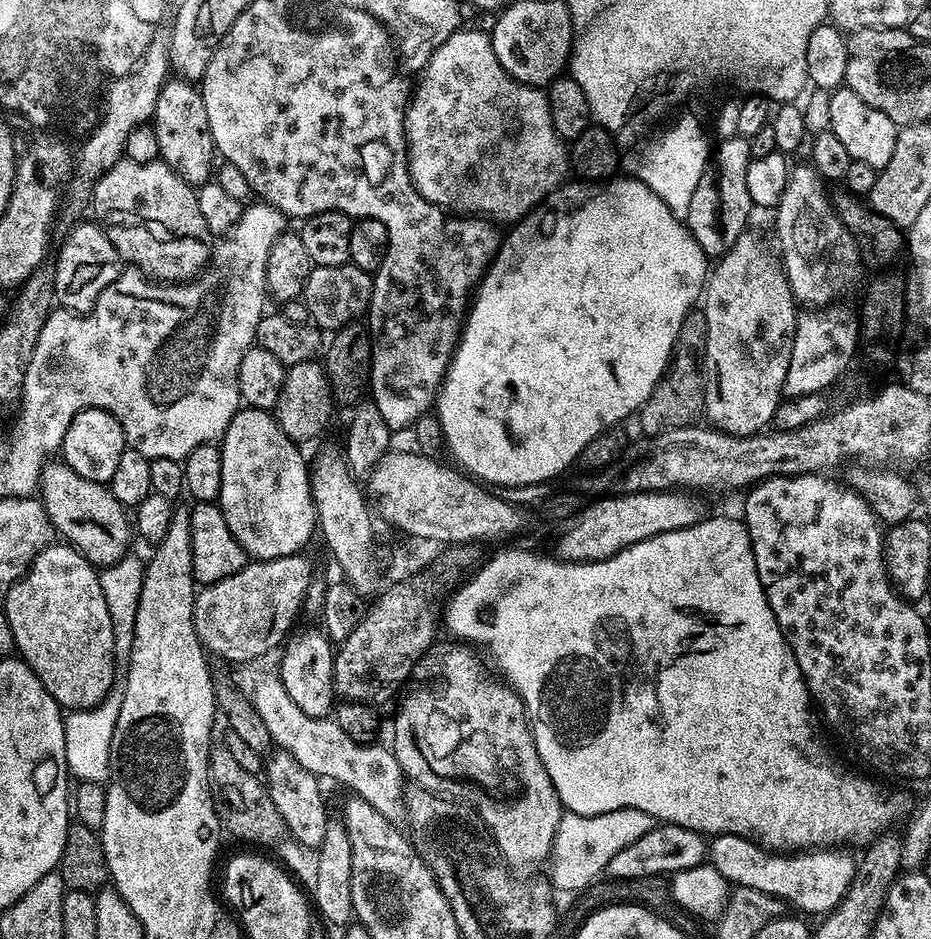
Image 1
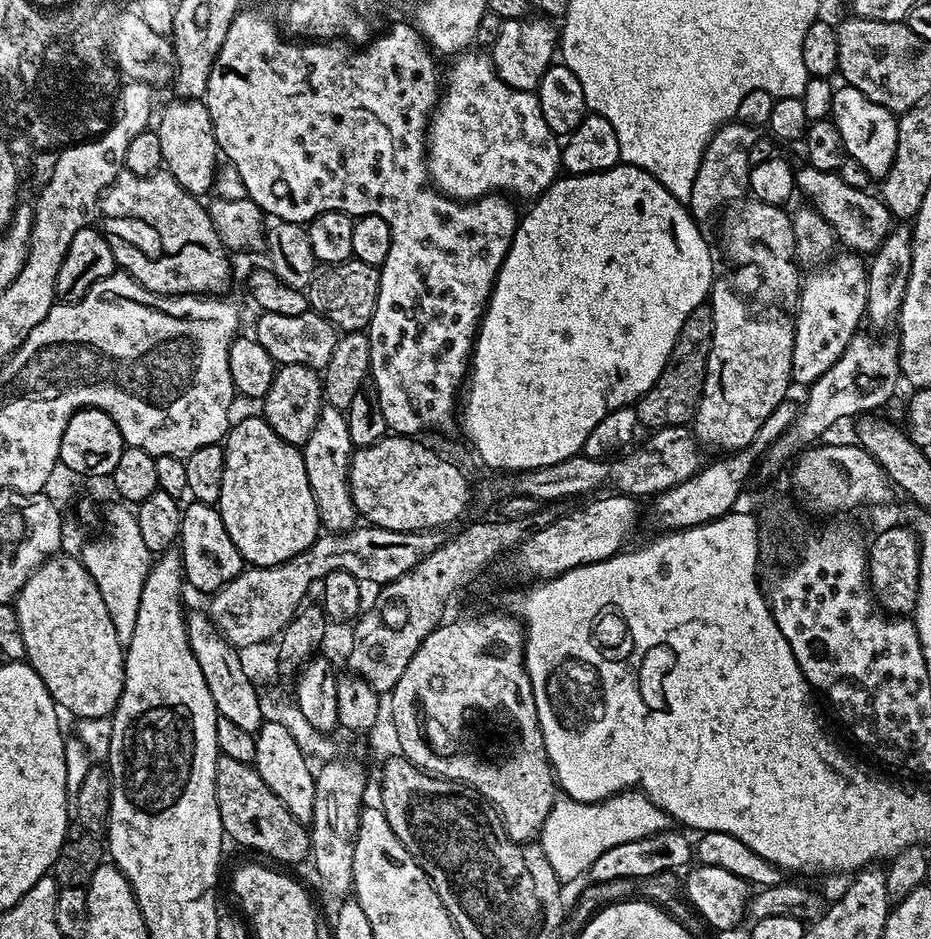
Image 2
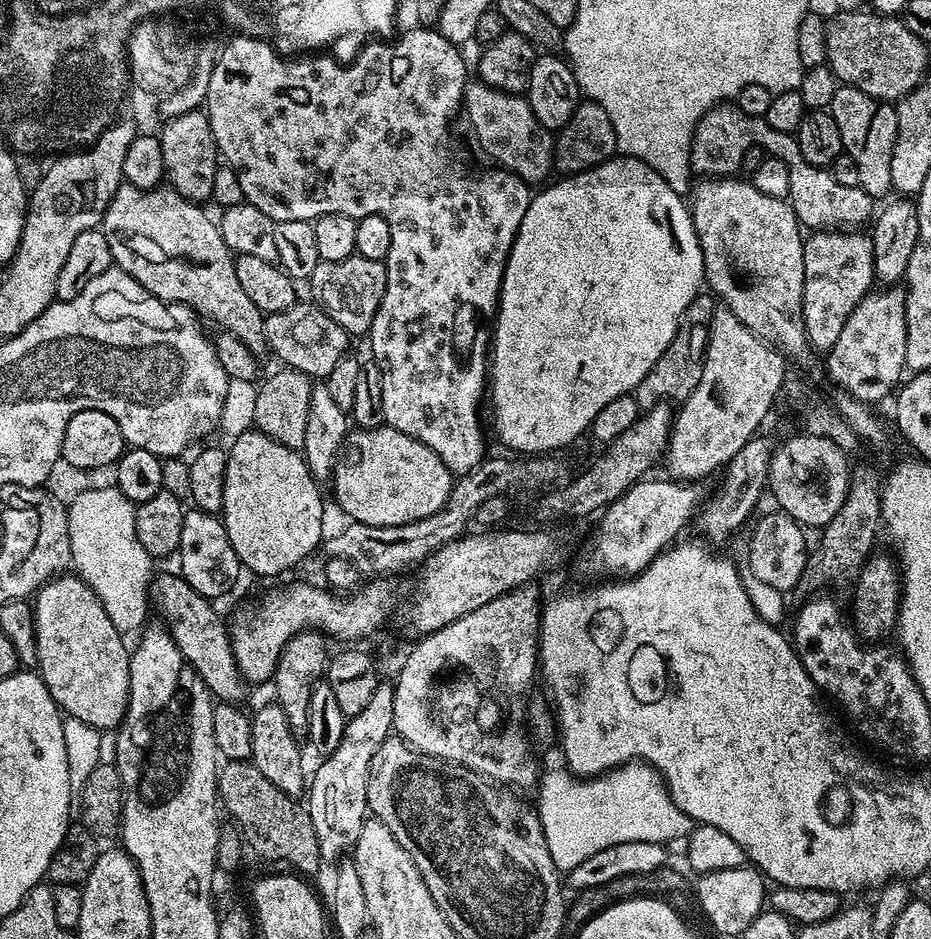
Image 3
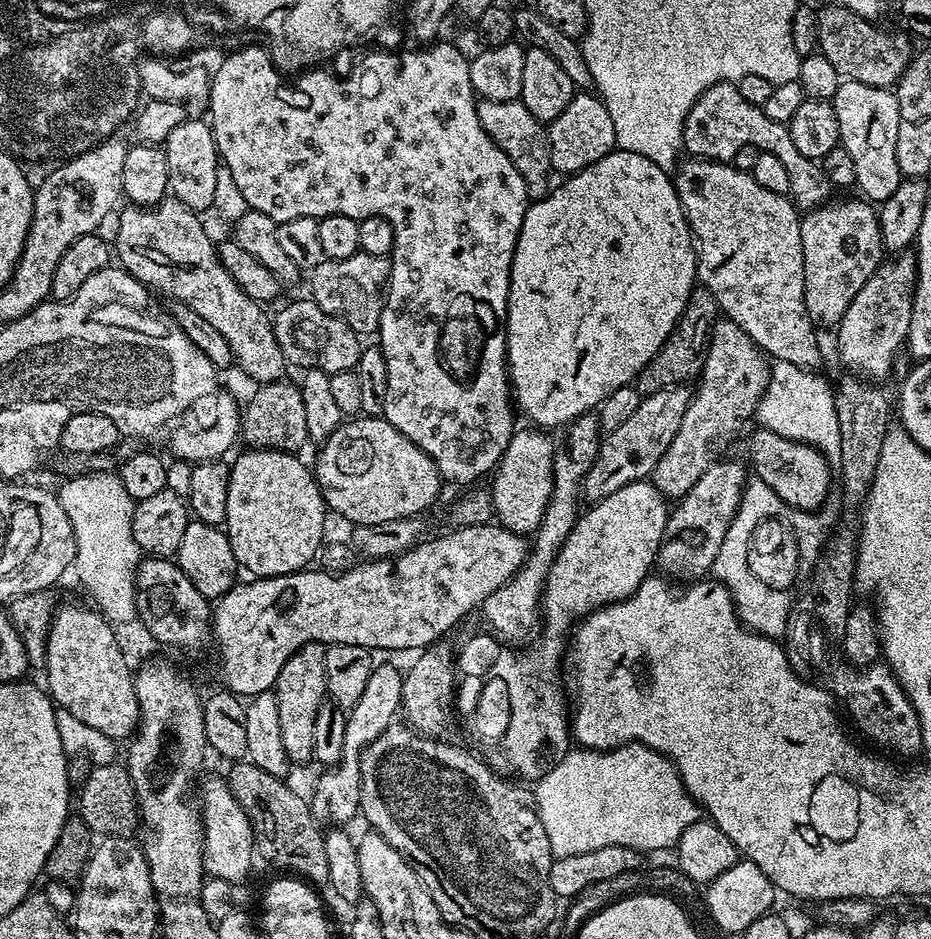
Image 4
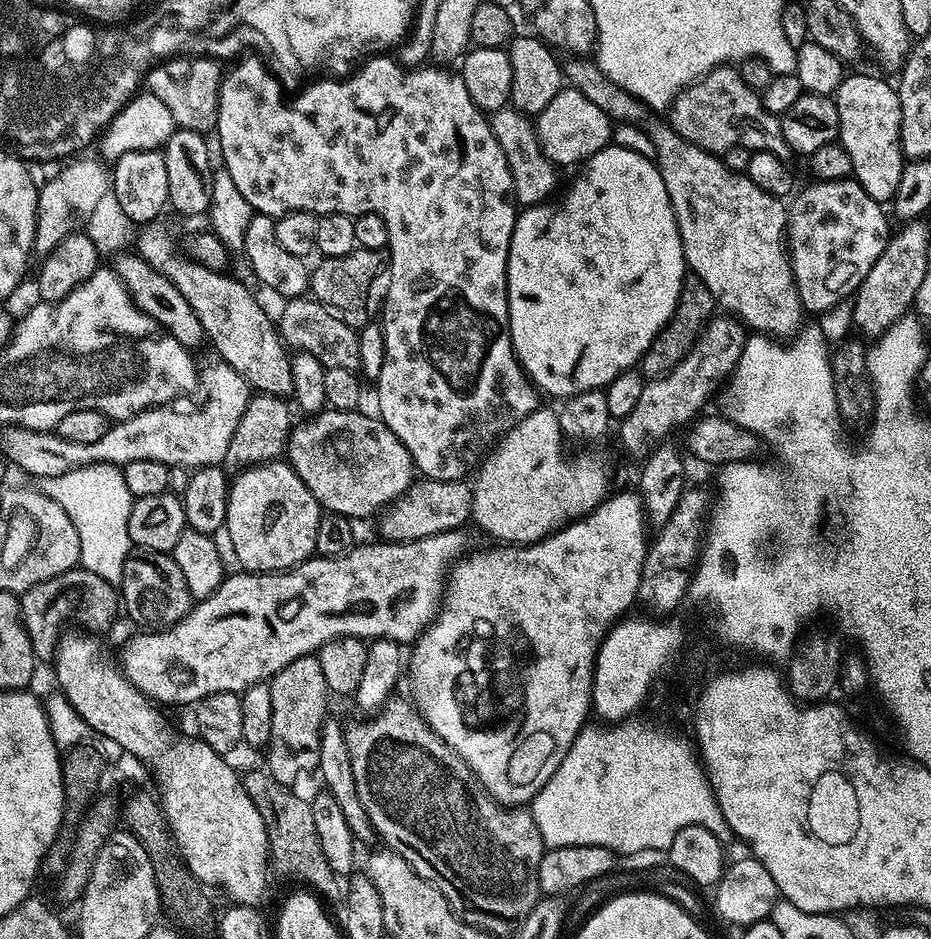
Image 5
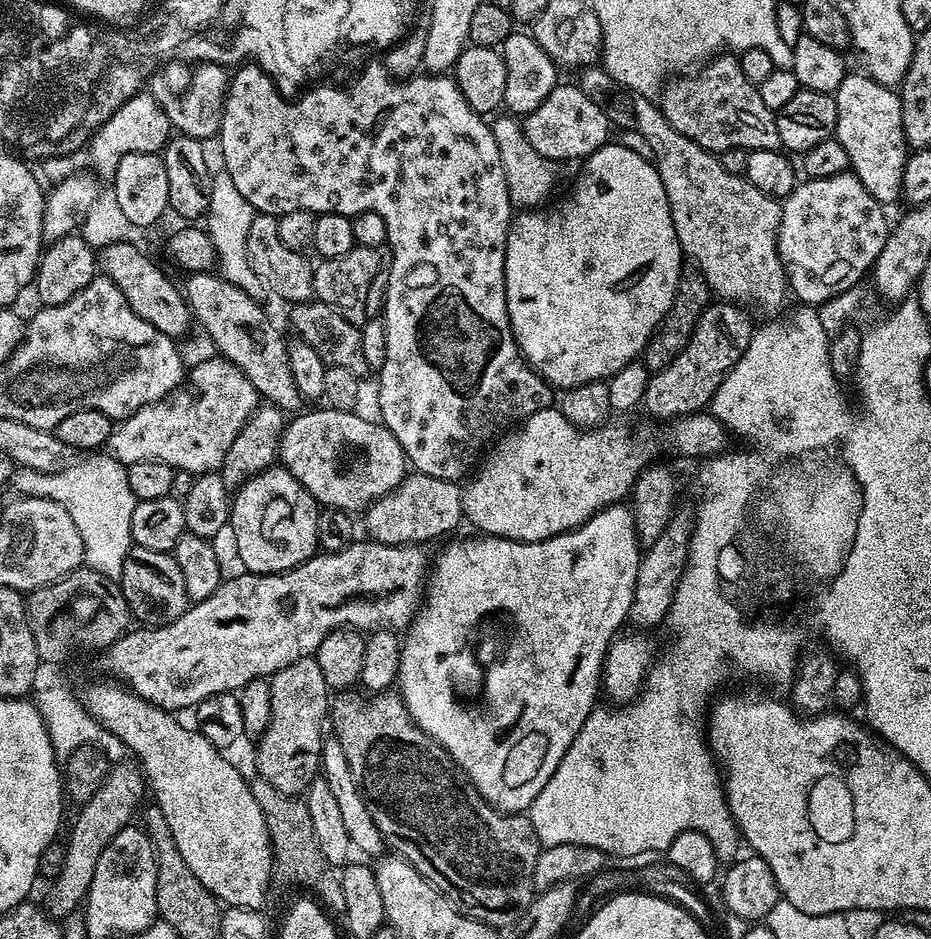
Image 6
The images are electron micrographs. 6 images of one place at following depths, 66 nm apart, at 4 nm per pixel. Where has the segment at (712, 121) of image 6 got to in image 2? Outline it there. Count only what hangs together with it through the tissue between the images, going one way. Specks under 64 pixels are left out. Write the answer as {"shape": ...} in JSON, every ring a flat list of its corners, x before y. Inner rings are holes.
{"shape":[[739,122,723,124,712,135,702,154,698,174,694,178,694,190,690,190,690,198,686,201,686,207,692,213,693,220,705,222,704,220,710,219,719,208,727,209,745,199,748,192,748,170,750,167,748,155,750,146,754,146,757,138,757,129,751,128,749,124],[811,166,797,167,796,187,799,195,805,196,807,203,816,209,836,234,836,239,845,249,857,254,873,254,882,246,883,240,894,227,894,217,879,195,863,188,849,186,842,182,839,172,827,172]]}

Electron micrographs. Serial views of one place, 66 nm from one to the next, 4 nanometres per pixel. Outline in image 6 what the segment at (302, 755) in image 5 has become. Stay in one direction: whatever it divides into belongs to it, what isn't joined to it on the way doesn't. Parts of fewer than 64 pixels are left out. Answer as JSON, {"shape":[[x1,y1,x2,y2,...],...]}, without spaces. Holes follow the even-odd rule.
{"shape":[[304,656,290,666,278,670,270,678,270,726,258,738,260,744,256,748,256,768,259,779,270,782,274,790,282,790,282,794,299,797,321,771,320,755,326,739,326,721,330,716,330,689,326,678,322,678,322,666,312,656]]}

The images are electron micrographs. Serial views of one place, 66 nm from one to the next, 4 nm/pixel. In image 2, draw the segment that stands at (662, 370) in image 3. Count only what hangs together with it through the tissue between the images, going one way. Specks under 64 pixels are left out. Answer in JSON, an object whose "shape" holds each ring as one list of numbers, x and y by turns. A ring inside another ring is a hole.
{"shape":[[707,303,699,304,694,310,690,310,686,322,682,322,680,336,674,342,672,357,666,362,658,382,654,382,651,390,641,396,634,405,639,423,643,427,648,427,648,430,659,430,684,426,695,417,704,389,708,369,708,346,713,330,712,310]]}

